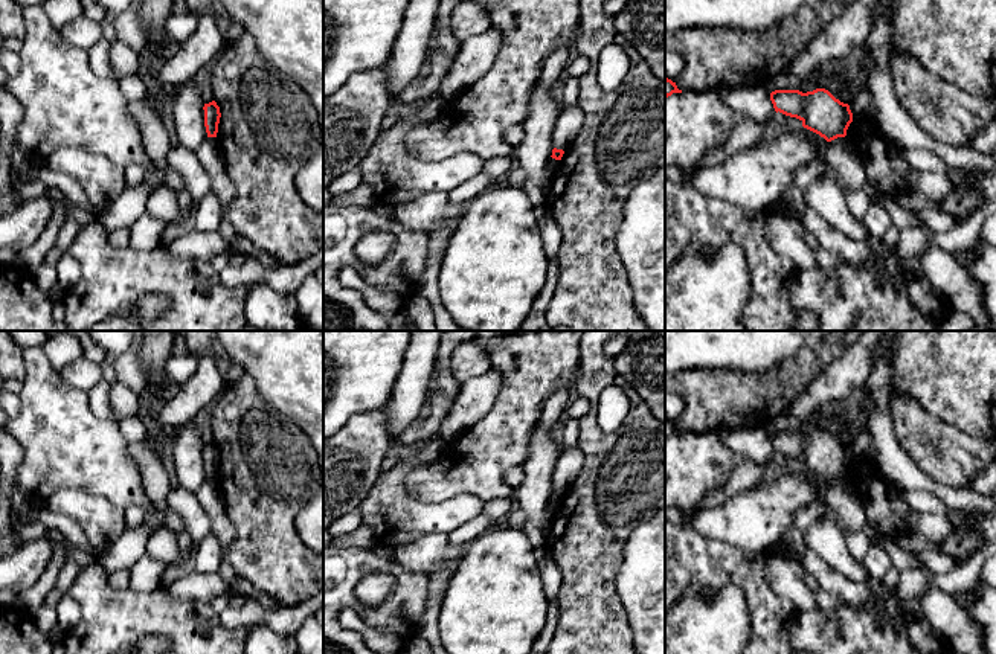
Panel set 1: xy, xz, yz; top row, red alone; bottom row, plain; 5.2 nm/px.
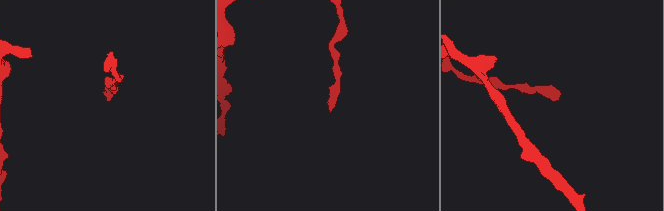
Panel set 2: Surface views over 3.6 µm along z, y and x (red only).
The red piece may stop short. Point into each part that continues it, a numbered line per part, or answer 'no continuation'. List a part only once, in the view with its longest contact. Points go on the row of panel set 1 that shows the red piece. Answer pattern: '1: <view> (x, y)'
no continuation

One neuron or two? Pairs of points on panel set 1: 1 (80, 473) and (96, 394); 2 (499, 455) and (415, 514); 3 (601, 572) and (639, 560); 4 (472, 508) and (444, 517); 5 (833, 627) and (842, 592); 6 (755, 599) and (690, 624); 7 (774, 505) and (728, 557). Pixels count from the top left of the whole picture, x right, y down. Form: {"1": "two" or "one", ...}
{"1": "two", "2": "two", "3": "two", "4": "one", "5": "two", "6": "two", "7": "two"}

